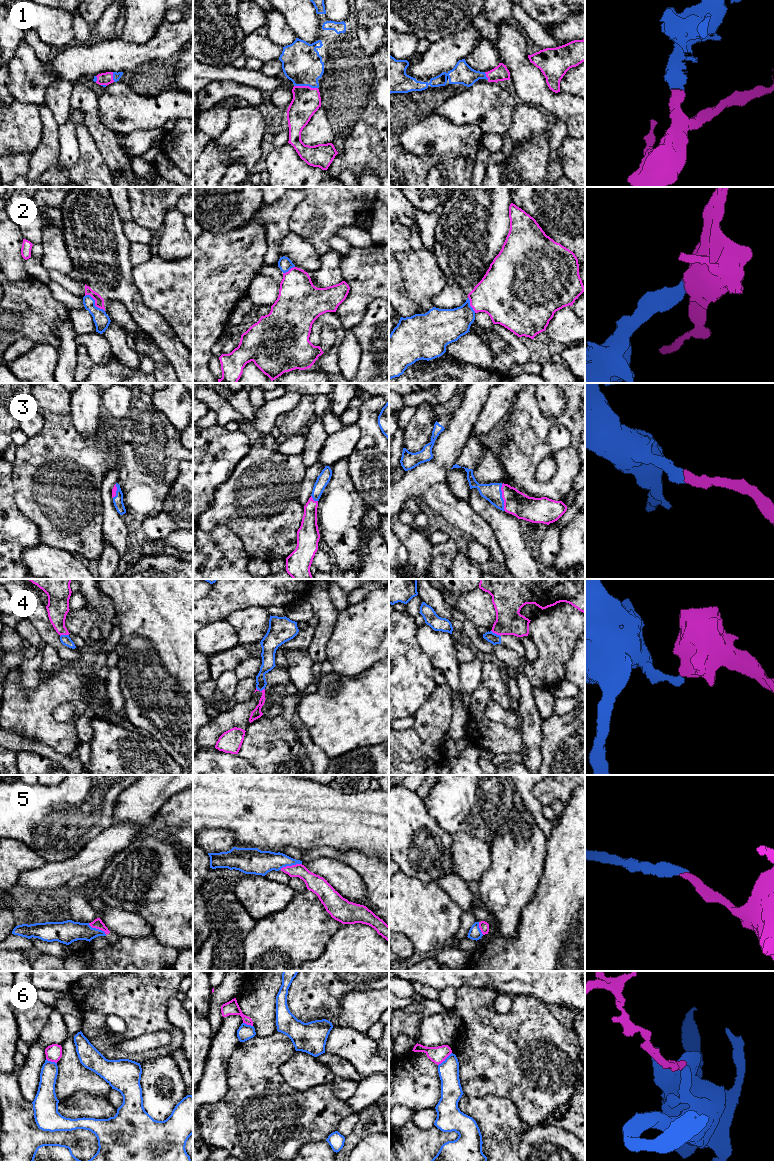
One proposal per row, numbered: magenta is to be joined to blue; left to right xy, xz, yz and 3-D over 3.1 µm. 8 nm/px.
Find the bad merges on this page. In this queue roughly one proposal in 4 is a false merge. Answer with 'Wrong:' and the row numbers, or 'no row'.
Wrong: 4, 6

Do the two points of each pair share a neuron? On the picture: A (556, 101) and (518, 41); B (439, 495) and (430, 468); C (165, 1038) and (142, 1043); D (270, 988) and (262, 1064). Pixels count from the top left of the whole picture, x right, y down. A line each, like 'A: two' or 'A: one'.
A: one
B: two
C: one
D: two

